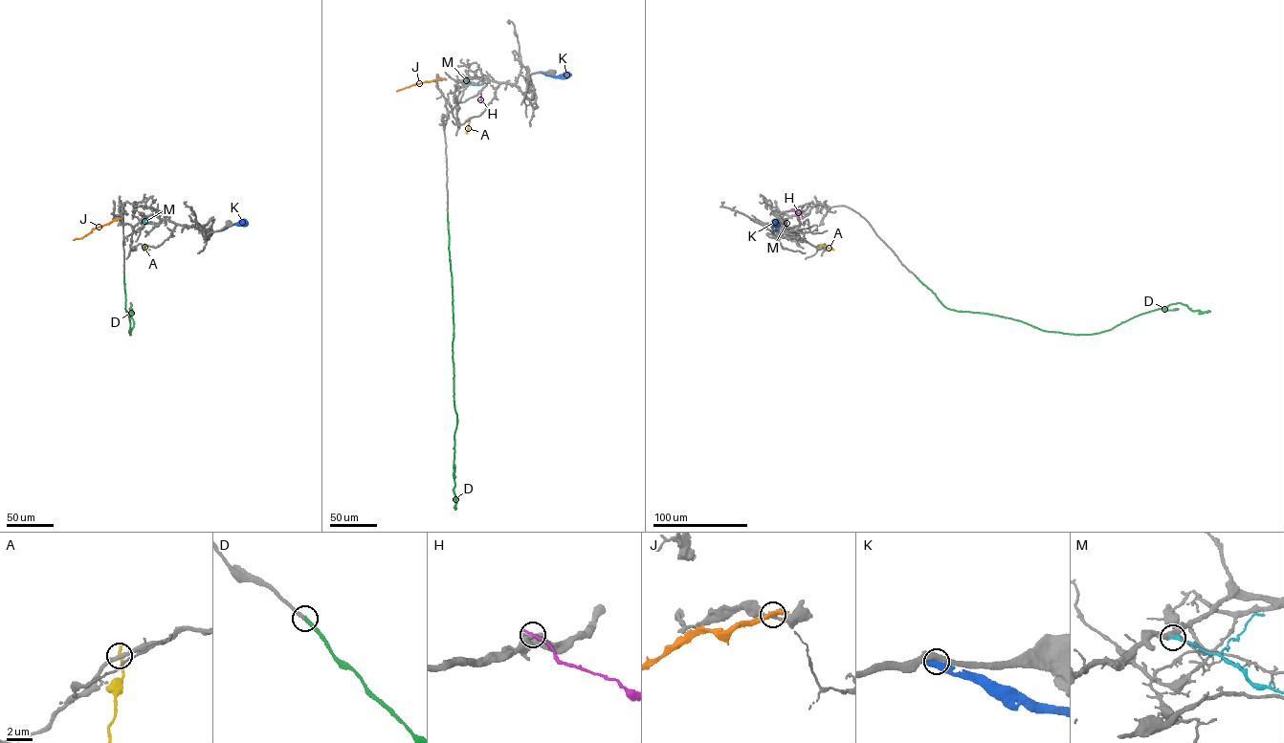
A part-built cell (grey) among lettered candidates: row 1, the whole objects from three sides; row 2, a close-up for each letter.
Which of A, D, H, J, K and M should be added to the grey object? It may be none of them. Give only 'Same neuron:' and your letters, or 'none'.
Same neuron: D

